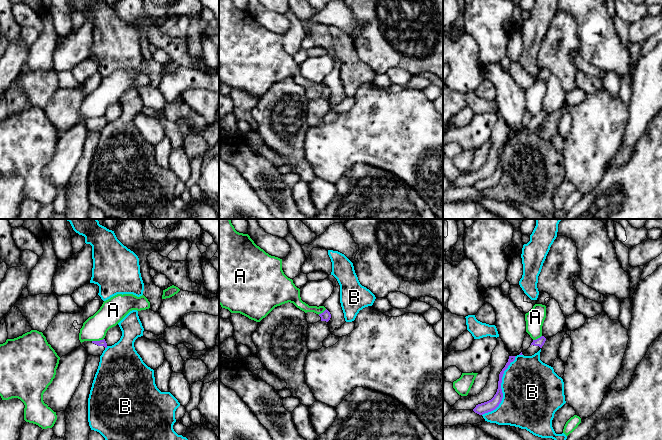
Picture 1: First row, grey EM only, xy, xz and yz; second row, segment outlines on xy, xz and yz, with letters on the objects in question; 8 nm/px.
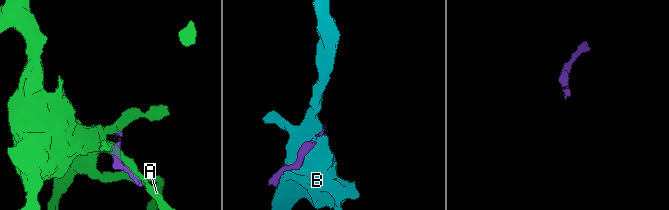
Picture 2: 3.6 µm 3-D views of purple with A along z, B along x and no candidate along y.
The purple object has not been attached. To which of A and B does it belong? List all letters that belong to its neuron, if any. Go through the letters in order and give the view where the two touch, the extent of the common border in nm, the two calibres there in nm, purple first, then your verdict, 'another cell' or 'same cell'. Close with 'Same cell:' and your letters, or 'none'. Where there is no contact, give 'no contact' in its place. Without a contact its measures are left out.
A: xy | 100 nm | 50/190 nm | another cell
B: yz | 550 nm | 90/480 nm | another cell
Same cell: none

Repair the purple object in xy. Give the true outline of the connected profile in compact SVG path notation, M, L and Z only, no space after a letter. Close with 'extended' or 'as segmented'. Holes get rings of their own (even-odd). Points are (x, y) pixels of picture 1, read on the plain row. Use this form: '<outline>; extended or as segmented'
M105 115L100 117L84 117L81 121L86 125L89 131L101 132L103 127L107 124Z; extended

